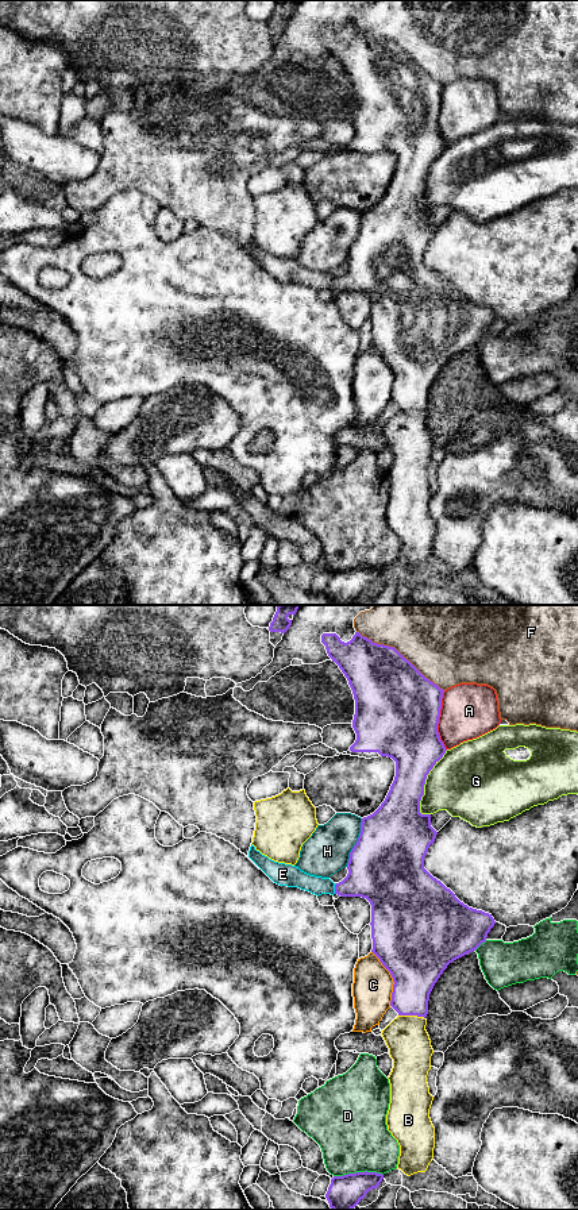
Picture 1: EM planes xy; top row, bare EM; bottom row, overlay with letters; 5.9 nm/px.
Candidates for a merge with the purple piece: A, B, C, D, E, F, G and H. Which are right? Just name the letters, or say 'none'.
E

